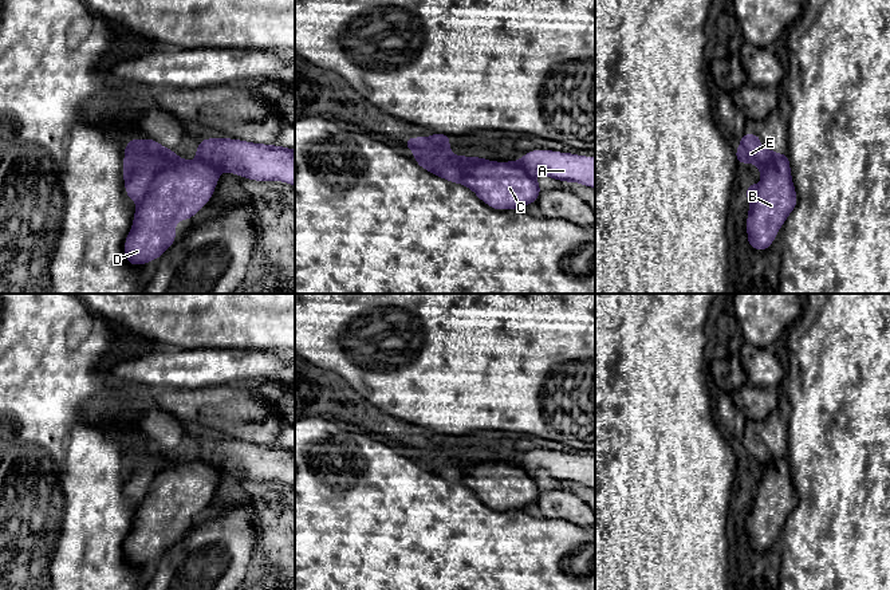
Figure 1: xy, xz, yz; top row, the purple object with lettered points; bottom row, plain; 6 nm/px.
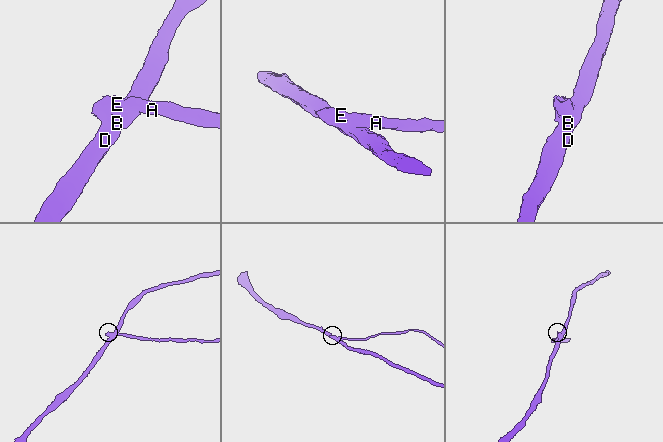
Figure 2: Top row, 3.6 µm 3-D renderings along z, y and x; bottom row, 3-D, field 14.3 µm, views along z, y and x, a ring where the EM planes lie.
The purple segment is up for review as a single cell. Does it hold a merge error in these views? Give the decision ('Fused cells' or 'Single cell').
Fused cells

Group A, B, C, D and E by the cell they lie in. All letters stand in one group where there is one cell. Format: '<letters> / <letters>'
A E / B C D

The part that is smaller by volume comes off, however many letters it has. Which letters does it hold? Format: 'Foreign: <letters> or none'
Foreign: A, E

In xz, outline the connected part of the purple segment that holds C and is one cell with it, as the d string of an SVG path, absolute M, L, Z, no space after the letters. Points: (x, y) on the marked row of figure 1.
M497 161L469 168L464 185L496 211L523 209L525 205L536 202L542 192L532 173Z

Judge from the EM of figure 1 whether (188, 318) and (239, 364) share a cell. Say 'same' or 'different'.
same

